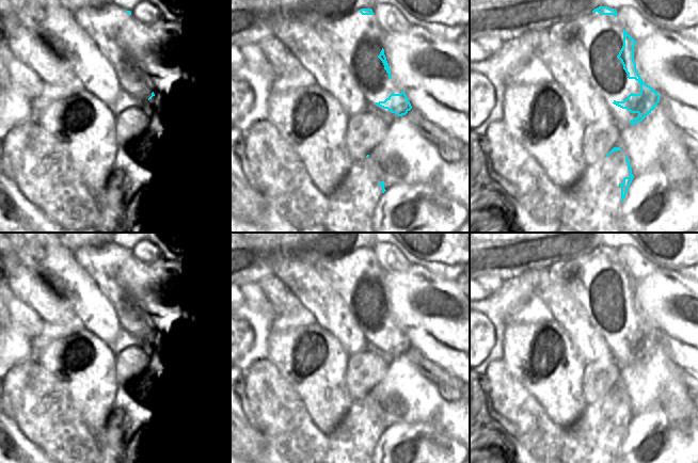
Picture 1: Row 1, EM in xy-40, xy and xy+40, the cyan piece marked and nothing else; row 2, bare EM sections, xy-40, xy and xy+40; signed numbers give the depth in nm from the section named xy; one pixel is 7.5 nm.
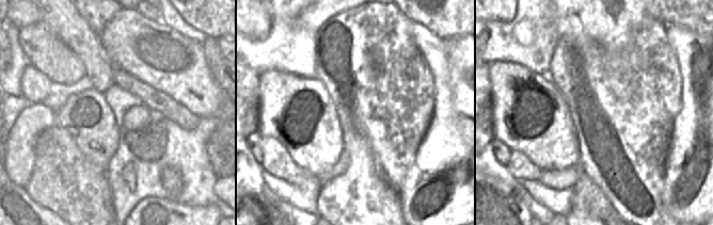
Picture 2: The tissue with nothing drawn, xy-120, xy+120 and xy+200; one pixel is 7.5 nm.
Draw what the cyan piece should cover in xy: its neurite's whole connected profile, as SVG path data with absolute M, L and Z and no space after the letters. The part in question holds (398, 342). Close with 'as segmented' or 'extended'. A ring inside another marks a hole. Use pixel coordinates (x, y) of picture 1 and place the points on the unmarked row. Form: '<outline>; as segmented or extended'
M403 330L400 333L392 332L384 340L375 341L377 345L387 348L392 352L396 352L398 355L406 354L412 345Z; as segmented

